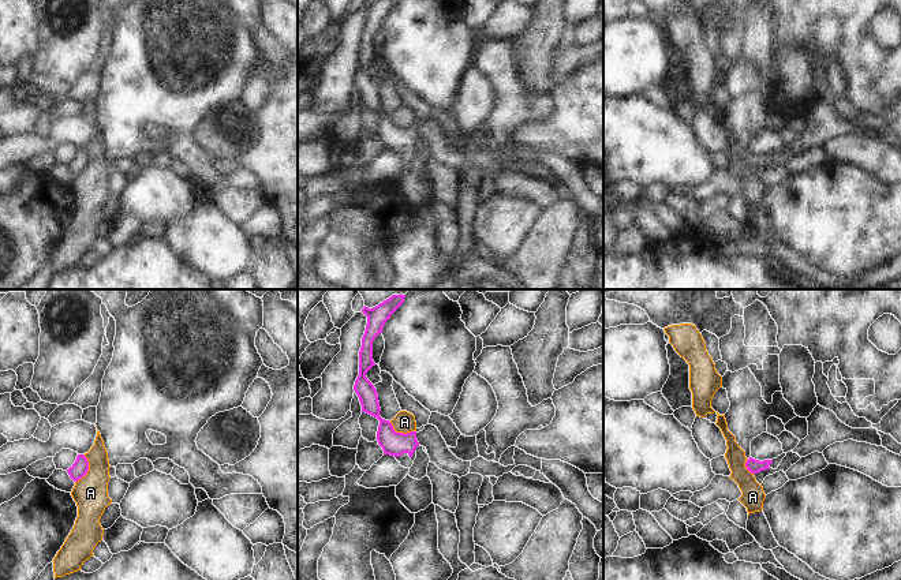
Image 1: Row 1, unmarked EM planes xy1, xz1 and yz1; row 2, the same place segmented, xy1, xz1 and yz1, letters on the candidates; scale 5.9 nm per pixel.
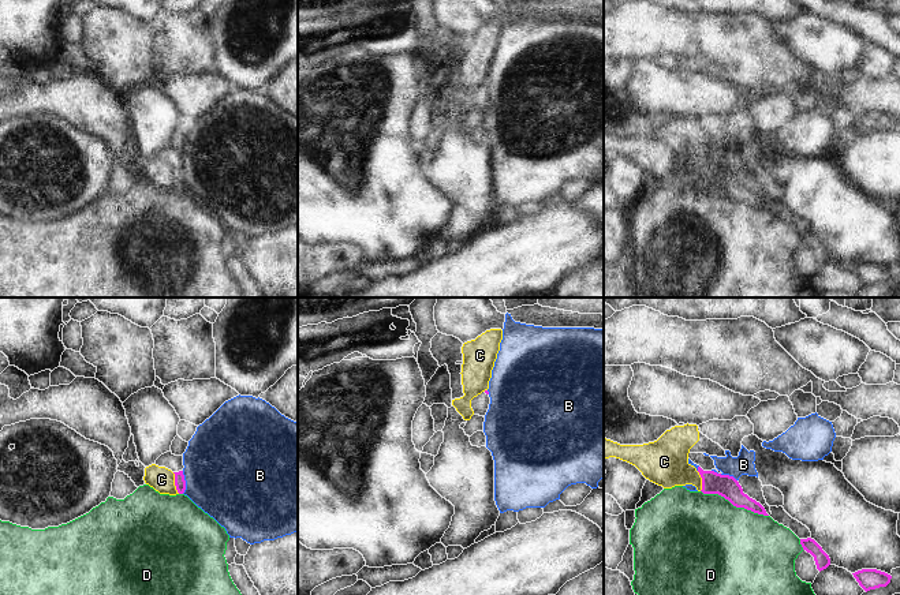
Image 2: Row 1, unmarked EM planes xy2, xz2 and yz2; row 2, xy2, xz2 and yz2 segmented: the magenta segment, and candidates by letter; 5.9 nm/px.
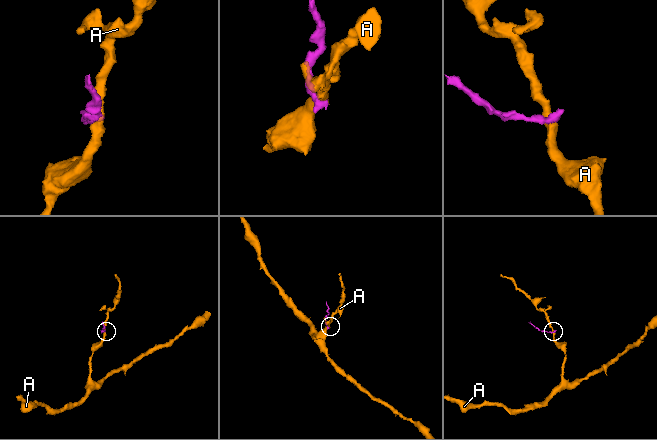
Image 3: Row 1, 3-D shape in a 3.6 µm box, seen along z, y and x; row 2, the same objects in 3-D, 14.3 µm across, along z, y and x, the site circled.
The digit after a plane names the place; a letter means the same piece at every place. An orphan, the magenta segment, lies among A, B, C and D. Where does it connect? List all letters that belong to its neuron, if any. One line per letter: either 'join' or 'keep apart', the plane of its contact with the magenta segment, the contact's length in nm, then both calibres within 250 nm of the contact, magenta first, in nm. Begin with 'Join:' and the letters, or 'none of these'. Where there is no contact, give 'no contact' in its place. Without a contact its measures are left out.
Join: none of these
A: keep apart; meets magenta in xy1; contact 180 nm long; 100 nm thick on the magenta side, 200 nm on the other
B: keep apart; meets magenta in xy2; contact 140 nm long; 60 nm thick on the magenta side, 500 nm on the other
C: keep apart; meets magenta in xy2; contact 130 nm long; 60 nm thick on the magenta side, 150 nm on the other
D: keep apart; meets magenta in yz2; contact 420 nm long; 130 nm thick on the magenta side, 480 nm on the other

